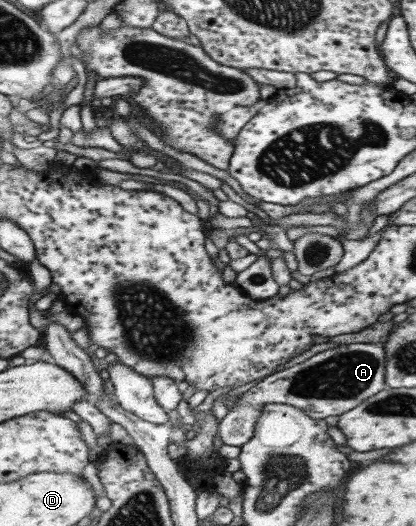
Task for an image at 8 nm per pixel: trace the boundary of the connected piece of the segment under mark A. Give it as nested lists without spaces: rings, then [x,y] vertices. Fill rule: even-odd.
[[[351,343],[317,352],[303,362],[273,372],[238,396],[238,401],[218,423],[223,445],[241,447],[253,435],[254,422],[265,403],[282,403],[302,409],[311,419],[341,415],[386,388],[385,356],[381,344]]]

